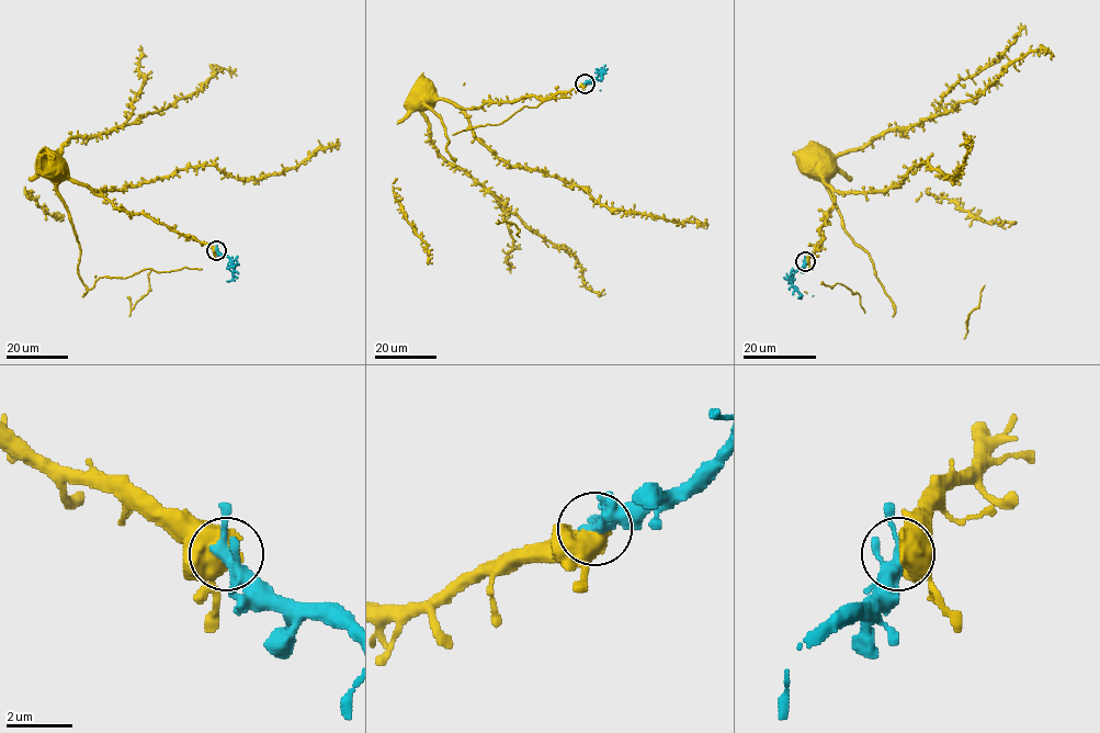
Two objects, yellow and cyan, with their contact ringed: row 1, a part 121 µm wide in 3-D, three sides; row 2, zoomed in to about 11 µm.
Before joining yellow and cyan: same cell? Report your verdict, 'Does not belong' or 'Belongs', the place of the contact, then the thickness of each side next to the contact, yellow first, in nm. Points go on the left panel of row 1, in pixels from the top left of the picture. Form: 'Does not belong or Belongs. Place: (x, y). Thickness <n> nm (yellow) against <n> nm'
Belongs. Place: (216, 250). Thickness 800 nm (yellow) against 240 nm

